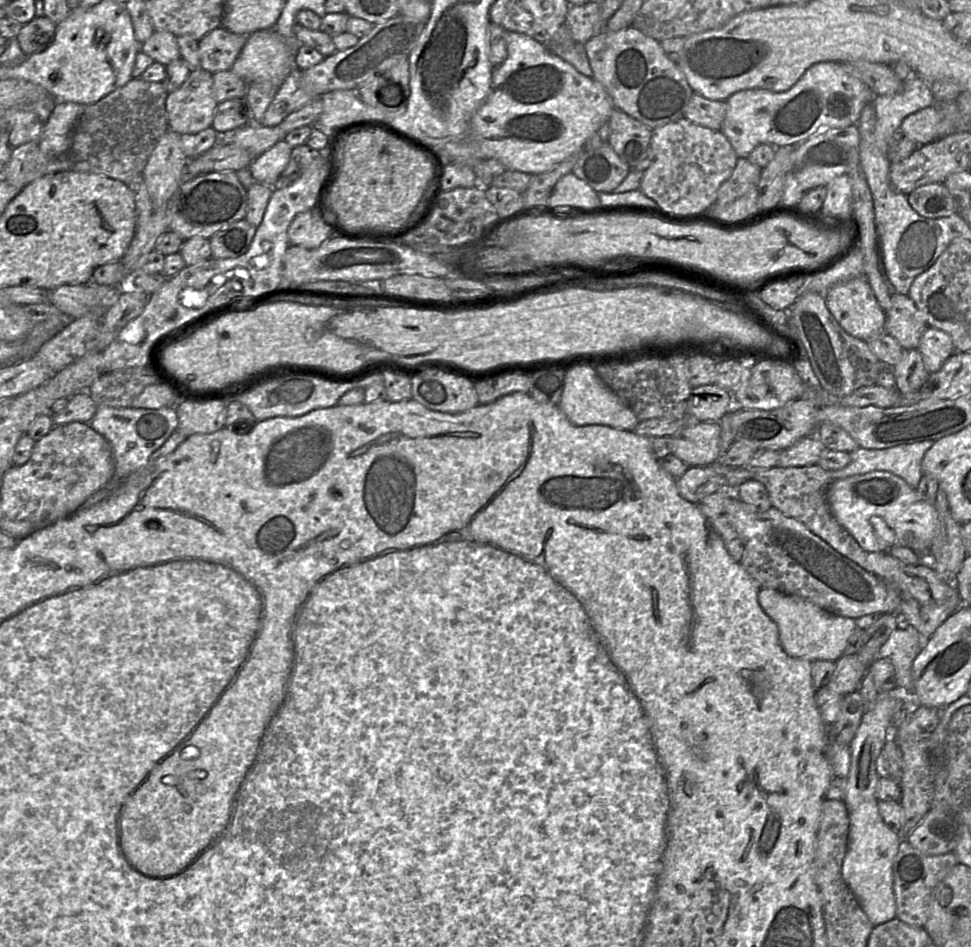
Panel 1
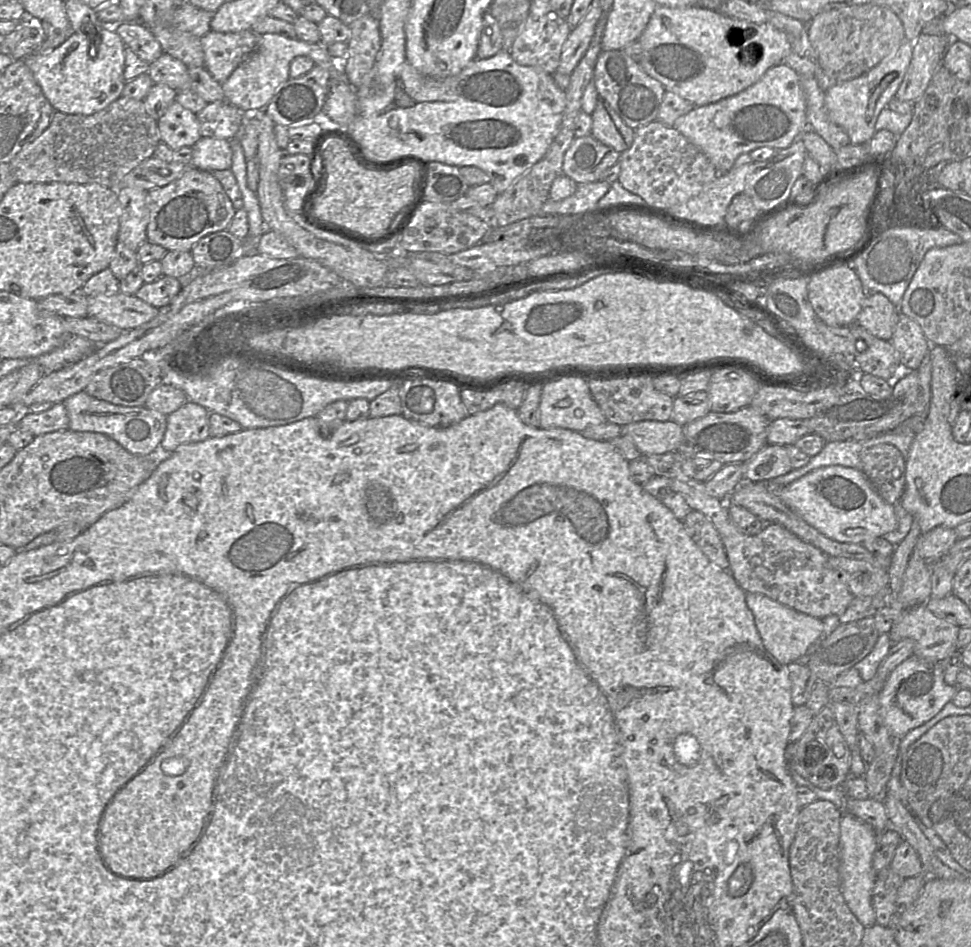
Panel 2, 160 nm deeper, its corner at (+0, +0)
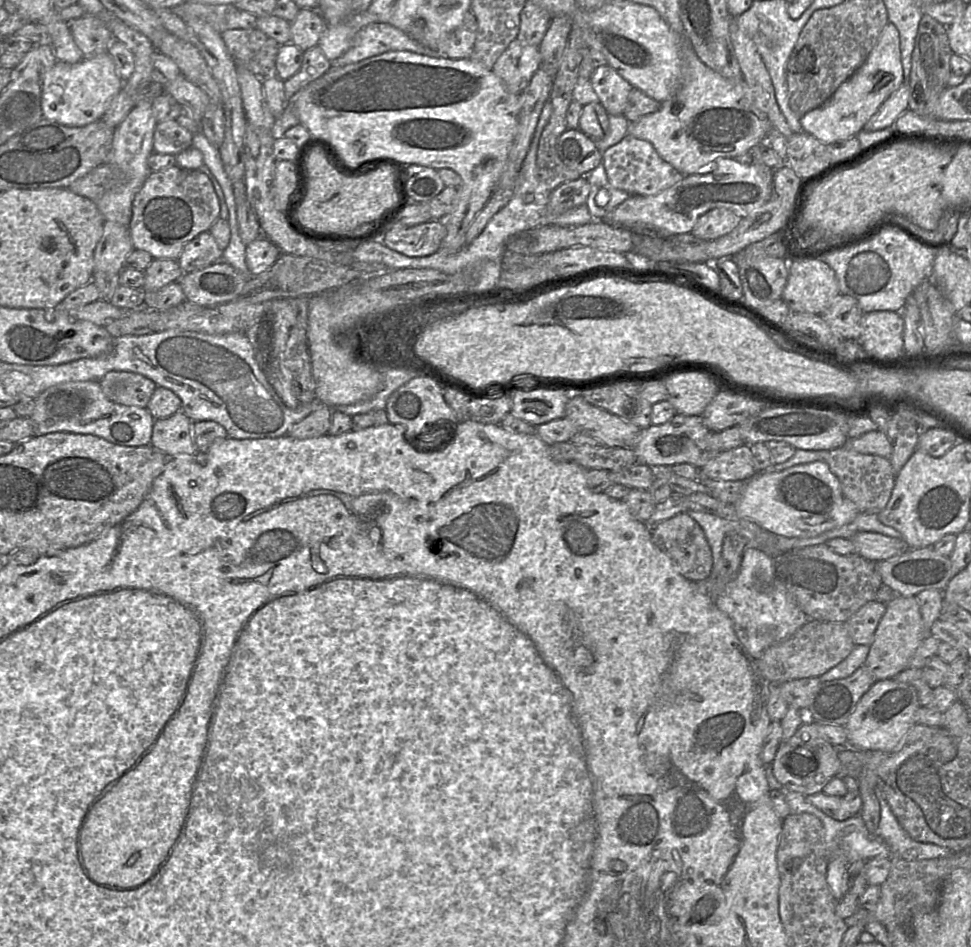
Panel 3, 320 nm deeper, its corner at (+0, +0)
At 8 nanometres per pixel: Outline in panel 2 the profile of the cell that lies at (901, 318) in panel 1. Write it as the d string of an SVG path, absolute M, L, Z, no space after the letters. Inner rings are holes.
M867 293L856 324L875 337L889 341L899 315L898 308L881 293Z

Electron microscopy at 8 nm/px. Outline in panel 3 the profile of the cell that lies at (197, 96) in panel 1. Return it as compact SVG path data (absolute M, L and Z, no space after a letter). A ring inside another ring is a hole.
M176 120L158 122L153 135L153 152L177 155L192 145L193 134Z

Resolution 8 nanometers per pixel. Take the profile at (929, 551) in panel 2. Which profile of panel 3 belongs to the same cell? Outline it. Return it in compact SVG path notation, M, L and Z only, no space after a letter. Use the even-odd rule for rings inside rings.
M857 532L851 541L855 546L855 554L873 562L891 559L909 550L903 539L873 532Z

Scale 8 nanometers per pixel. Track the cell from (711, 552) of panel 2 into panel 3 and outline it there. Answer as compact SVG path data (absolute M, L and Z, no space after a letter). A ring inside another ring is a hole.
M680 513L651 527L651 538L684 578L698 582L709 577L713 567L712 551L703 529L689 515Z

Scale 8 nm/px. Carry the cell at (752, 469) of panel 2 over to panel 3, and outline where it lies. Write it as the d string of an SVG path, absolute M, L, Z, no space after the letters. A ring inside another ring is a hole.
M742 445L719 453L699 469L701 475L720 481L749 480L757 474L750 446Z

